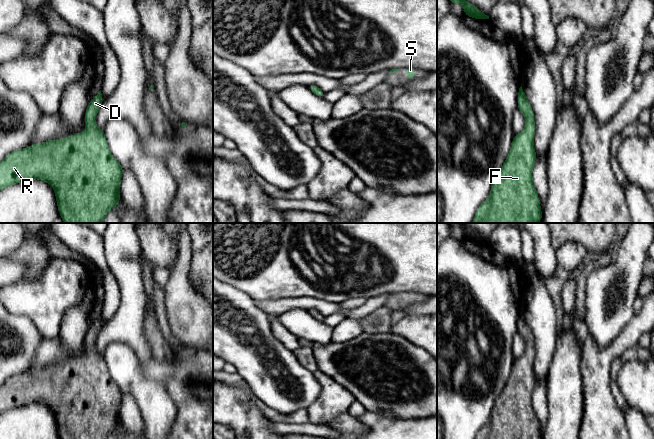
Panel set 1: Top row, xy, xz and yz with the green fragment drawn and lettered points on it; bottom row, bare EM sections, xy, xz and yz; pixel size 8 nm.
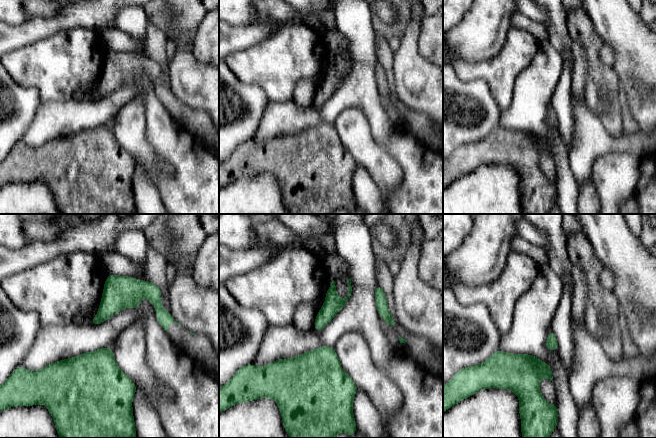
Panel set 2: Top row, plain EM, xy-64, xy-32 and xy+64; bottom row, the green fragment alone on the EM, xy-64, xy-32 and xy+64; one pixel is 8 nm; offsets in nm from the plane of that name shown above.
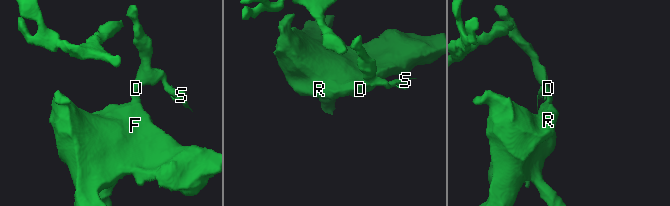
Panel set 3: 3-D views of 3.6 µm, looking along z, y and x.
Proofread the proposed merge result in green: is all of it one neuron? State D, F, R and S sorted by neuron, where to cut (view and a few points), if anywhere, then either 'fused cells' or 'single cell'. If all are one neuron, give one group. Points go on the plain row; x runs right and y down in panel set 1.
D F R S | no cut | single cell

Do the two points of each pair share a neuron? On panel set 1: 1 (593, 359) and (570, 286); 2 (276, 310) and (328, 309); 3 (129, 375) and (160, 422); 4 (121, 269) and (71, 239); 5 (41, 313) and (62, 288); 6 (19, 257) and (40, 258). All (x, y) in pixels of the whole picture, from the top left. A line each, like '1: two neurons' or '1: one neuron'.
1: two neurons
2: one neuron
3: one neuron
4: two neurons
5: one neuron
6: one neuron

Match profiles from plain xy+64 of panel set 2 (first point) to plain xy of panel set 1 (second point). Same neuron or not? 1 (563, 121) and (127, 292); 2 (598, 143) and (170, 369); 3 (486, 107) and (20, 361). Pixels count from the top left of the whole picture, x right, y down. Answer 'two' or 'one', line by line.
1: two
2: one
3: one

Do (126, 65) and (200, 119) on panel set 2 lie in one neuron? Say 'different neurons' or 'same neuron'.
same neuron

